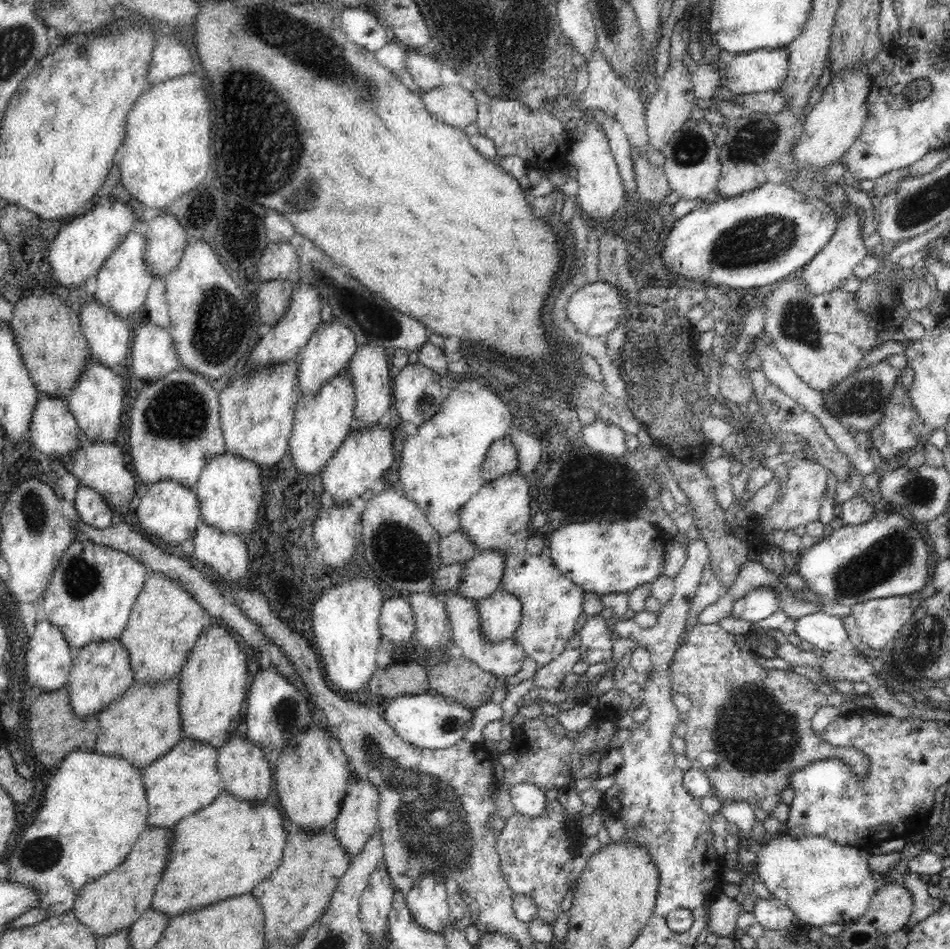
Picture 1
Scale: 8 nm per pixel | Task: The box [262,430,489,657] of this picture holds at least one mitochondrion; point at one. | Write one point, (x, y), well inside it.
(401, 549)

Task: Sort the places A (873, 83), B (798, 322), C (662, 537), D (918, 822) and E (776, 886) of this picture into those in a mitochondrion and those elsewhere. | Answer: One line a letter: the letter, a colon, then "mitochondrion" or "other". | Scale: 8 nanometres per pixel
A: other
B: mitochondrion
C: other
D: other
E: other

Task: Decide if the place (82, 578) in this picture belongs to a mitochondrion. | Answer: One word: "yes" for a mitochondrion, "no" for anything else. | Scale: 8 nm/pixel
yes

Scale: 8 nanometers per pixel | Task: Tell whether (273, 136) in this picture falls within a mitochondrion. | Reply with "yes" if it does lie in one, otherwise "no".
yes

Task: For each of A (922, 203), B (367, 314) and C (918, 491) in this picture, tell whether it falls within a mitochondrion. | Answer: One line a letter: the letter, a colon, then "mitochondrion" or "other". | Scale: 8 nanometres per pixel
A: mitochondrion
B: mitochondrion
C: mitochondrion

